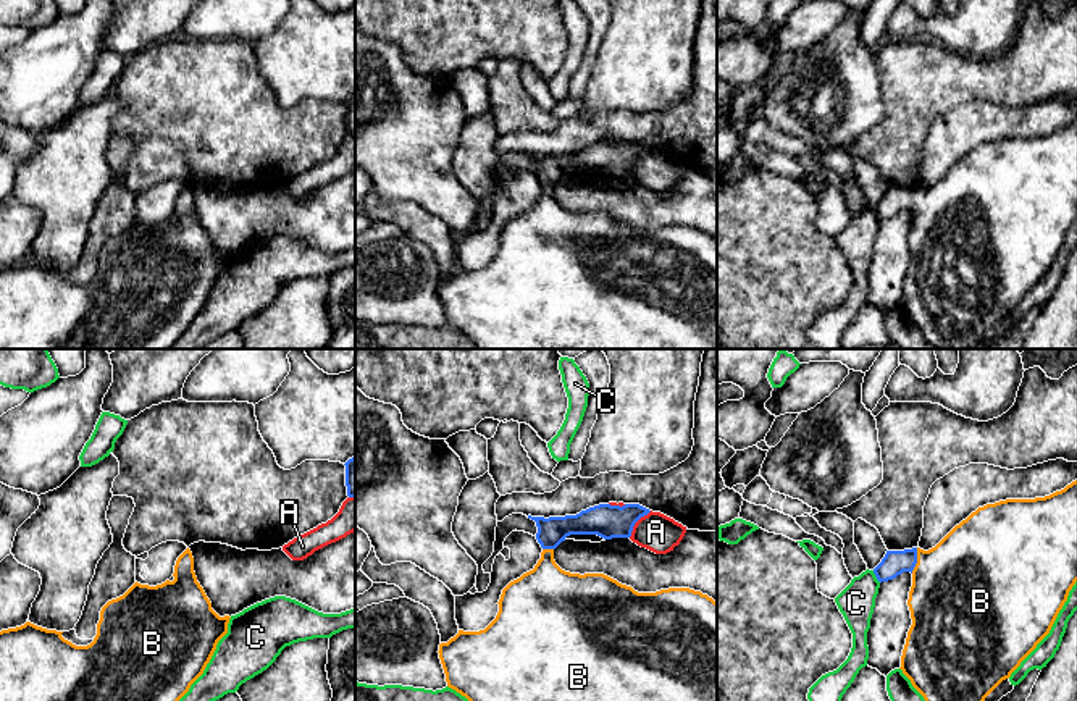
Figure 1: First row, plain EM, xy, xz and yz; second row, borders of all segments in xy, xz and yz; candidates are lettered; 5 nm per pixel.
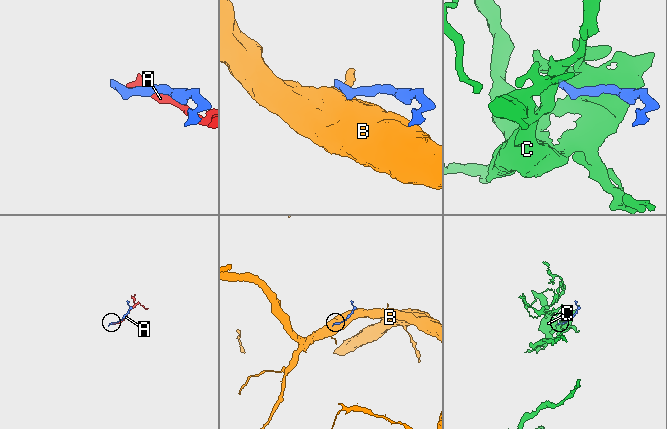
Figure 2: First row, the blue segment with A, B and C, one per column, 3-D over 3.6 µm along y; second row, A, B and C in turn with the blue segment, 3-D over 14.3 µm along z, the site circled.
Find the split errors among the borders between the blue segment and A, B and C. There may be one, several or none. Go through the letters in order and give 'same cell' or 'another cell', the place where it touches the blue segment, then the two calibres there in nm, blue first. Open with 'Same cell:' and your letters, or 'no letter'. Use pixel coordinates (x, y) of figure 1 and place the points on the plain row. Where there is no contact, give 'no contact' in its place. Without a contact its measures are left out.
Same cell: B
A: another cell; meets blue in xz at (636, 159); 170 nm thick on the blue side, 190 nm on the other
B: same cell; meets blue in yz at (916, 199); 120 nm thick on the blue side, 460 nm on the other
C: another cell; meets blue in yz at (875, 214); 120 nm thick on the blue side, 180 nm on the other

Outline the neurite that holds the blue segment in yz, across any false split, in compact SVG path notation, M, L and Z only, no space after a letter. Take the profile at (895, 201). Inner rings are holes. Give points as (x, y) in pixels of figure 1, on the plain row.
M1077 118L1045 136L979 145L935 186L886 189L874 207L880 221L903 210L912 212L912 263L899 307L932 347L970 349L1050 271L1077 220Z

